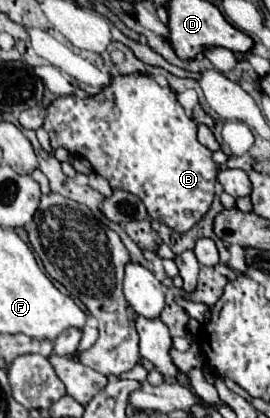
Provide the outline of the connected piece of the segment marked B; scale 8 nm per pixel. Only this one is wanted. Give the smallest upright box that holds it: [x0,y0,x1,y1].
[44,76,218,232]

